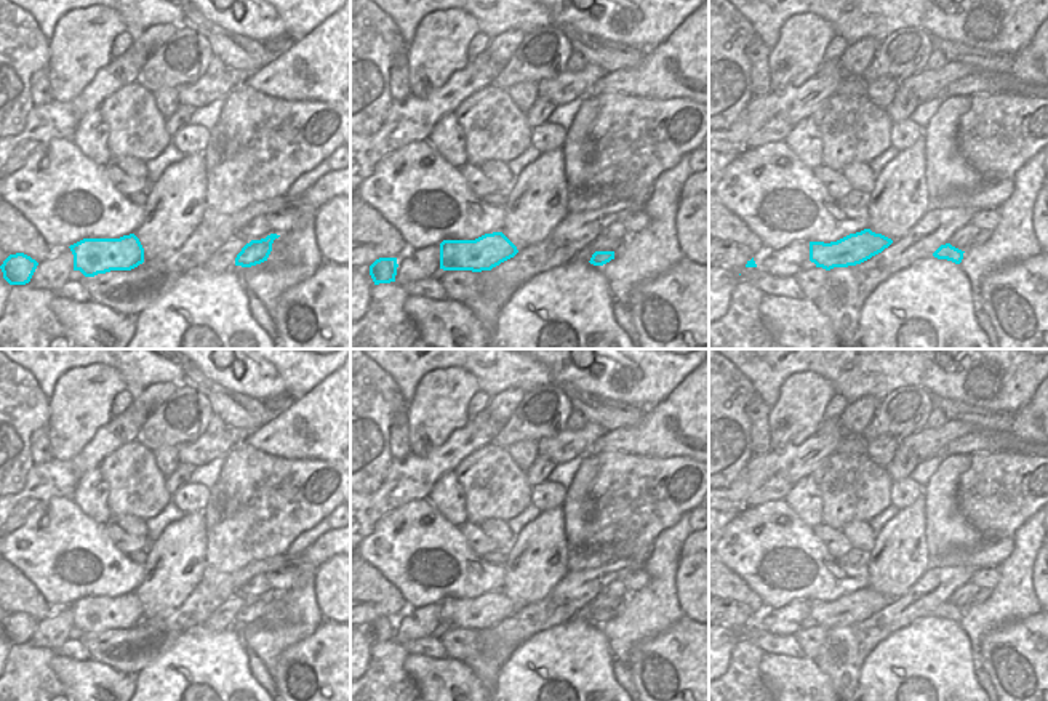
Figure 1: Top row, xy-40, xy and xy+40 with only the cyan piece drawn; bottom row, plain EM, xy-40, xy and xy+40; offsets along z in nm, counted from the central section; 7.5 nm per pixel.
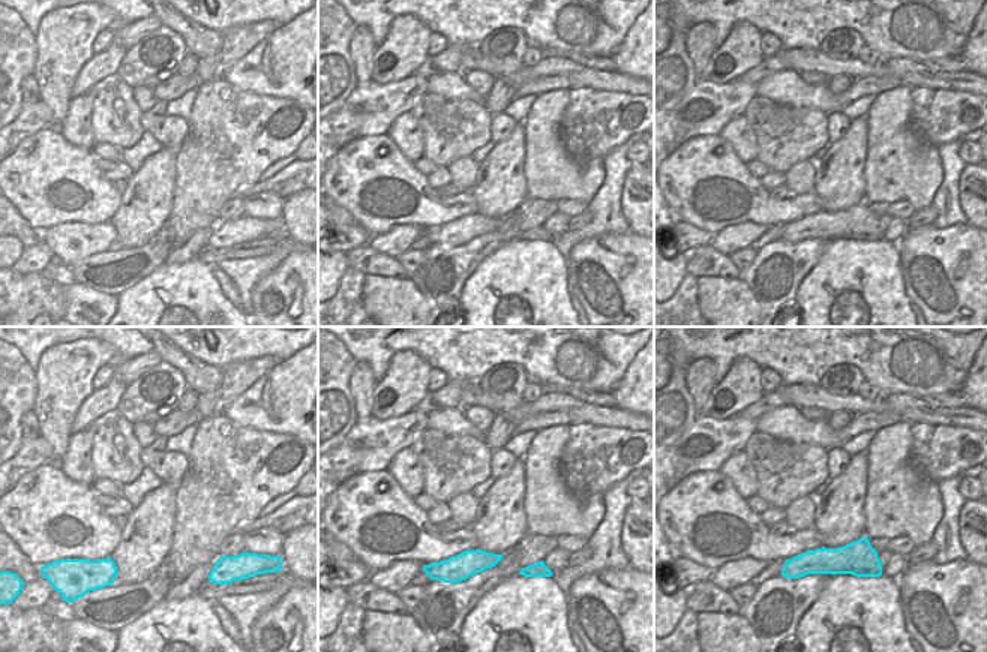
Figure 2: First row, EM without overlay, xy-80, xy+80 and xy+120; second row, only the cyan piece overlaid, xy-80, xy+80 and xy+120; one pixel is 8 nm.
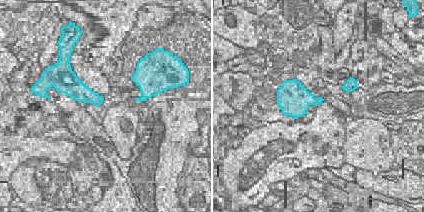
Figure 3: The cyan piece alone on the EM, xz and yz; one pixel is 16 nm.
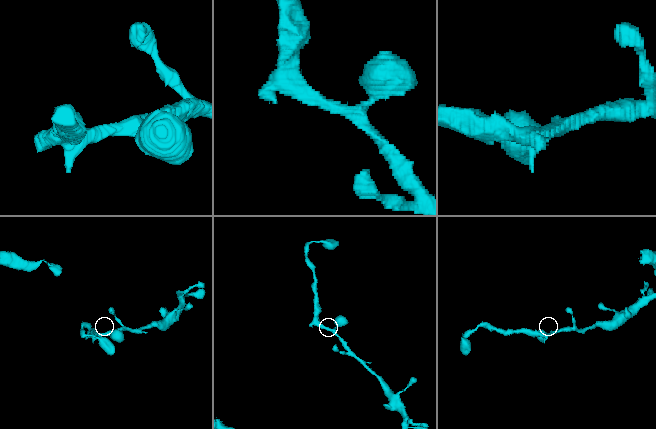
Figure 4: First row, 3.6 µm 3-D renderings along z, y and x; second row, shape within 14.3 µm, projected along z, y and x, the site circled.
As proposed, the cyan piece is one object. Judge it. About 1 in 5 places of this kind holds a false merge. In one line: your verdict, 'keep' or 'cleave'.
keep

